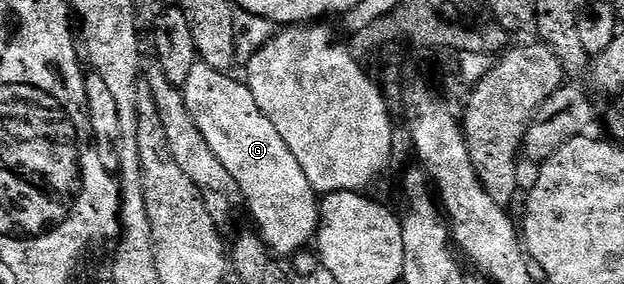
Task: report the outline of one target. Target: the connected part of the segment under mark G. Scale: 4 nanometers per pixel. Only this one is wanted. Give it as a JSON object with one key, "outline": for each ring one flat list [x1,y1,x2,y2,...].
{"outline":[[196,62,189,80,185,80,182,92,189,112,201,128,201,136,209,140,213,156,229,168,233,180,243,193,246,209,251,209,255,217,258,233,261,235,268,251,276,255,295,256,316,237,319,229,320,199,315,190,305,180,297,156,285,148,285,140,277,136,277,128,257,108,253,92,242,81,239,82,230,73,209,68,203,62]]}

